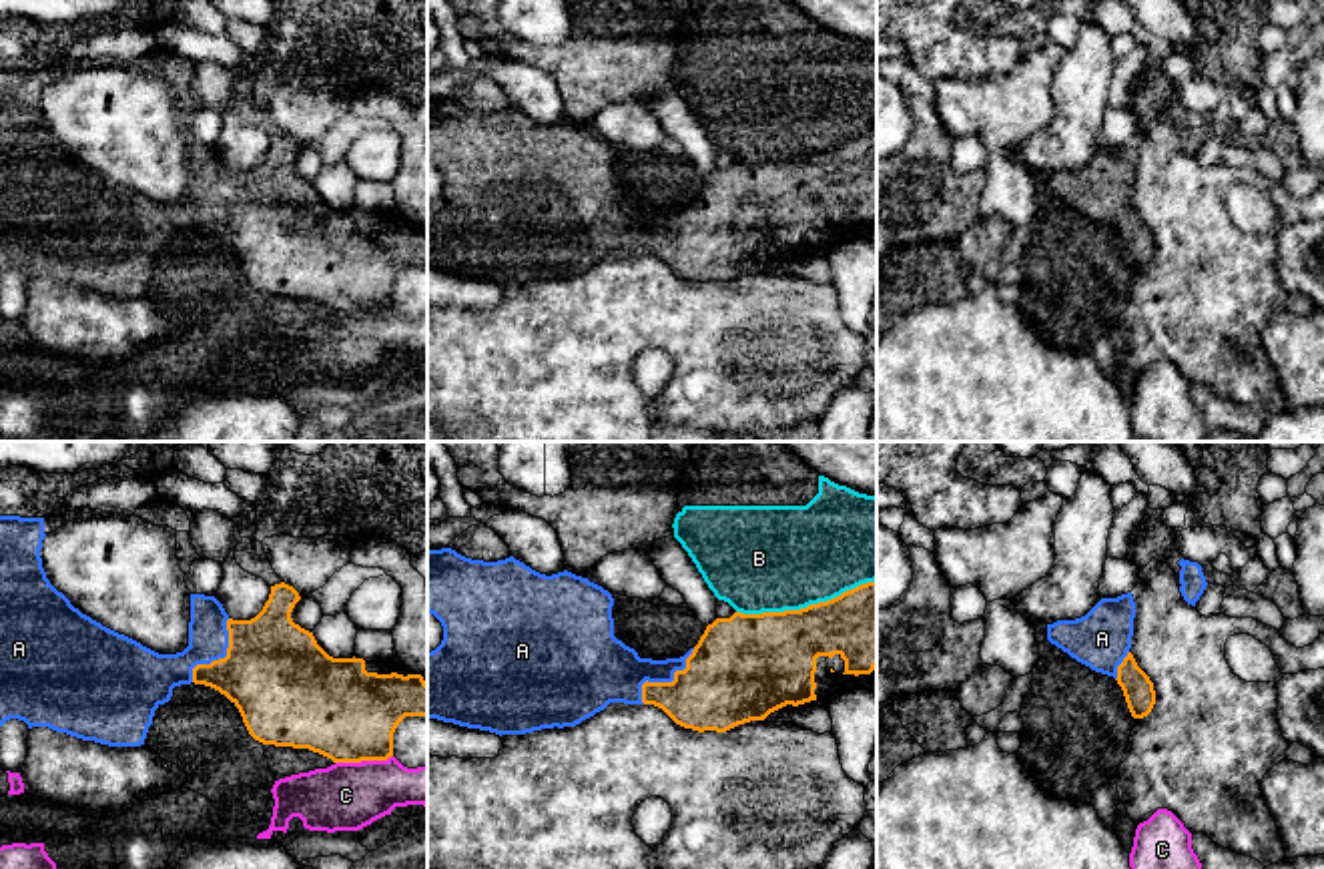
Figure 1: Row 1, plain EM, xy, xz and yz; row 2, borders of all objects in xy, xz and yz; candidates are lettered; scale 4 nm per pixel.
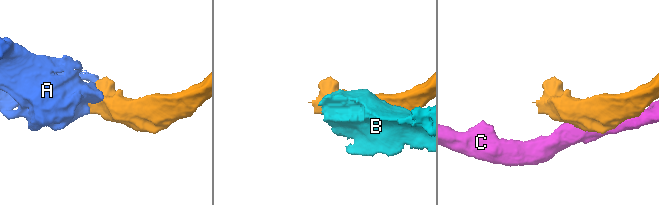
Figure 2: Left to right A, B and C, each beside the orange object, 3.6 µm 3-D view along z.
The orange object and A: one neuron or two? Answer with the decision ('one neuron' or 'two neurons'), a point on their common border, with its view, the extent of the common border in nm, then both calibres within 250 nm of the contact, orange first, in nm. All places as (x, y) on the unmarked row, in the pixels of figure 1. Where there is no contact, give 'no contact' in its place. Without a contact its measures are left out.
one neuron; meets orange in xz at (667, 233); contact 300 nm long; 360 nm thick on the orange side, 260 nm on the other

